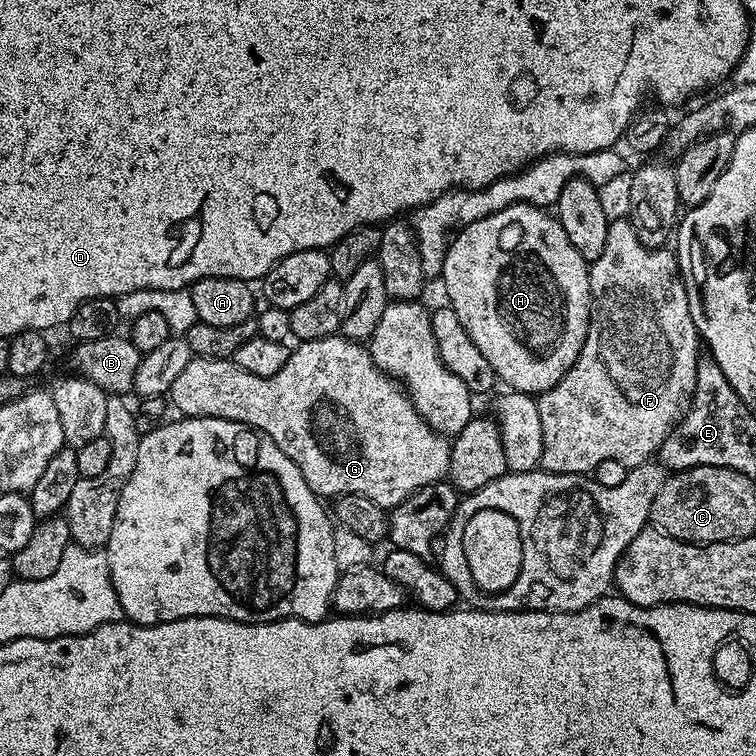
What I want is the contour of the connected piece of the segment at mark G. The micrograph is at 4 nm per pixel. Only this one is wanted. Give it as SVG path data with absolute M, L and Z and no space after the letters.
M337 334L295 346L289 351L286 366L270 378L246 374L231 360L195 357L178 374L167 399L181 417L226 418L263 432L299 466L310 490L321 498L362 494L380 508L391 510L420 488L441 483L447 477L451 443L421 418L407 392L372 361L363 343Z

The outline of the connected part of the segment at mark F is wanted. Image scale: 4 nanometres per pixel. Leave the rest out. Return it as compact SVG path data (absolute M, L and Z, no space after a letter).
M613 219L608 225L606 234L606 247L602 255L591 261L588 269L590 278L590 294L592 295L592 313L590 314L590 326L586 334L586 342L570 370L562 377L553 388L539 393L536 405L538 414L542 414L542 434L544 435L544 449L540 459L540 468L545 472L557 472L558 474L590 474L598 466L598 462L613 460L622 462L627 468L637 468L639 464L649 463L659 453L662 442L673 428L676 427L681 416L686 411L692 388L696 384L696 371L702 359L702 341L700 334L694 326L694 318L690 318L690 302L686 294L686 286L680 277L680 264L676 261L675 251L671 247L647 248L638 238L631 219Z

